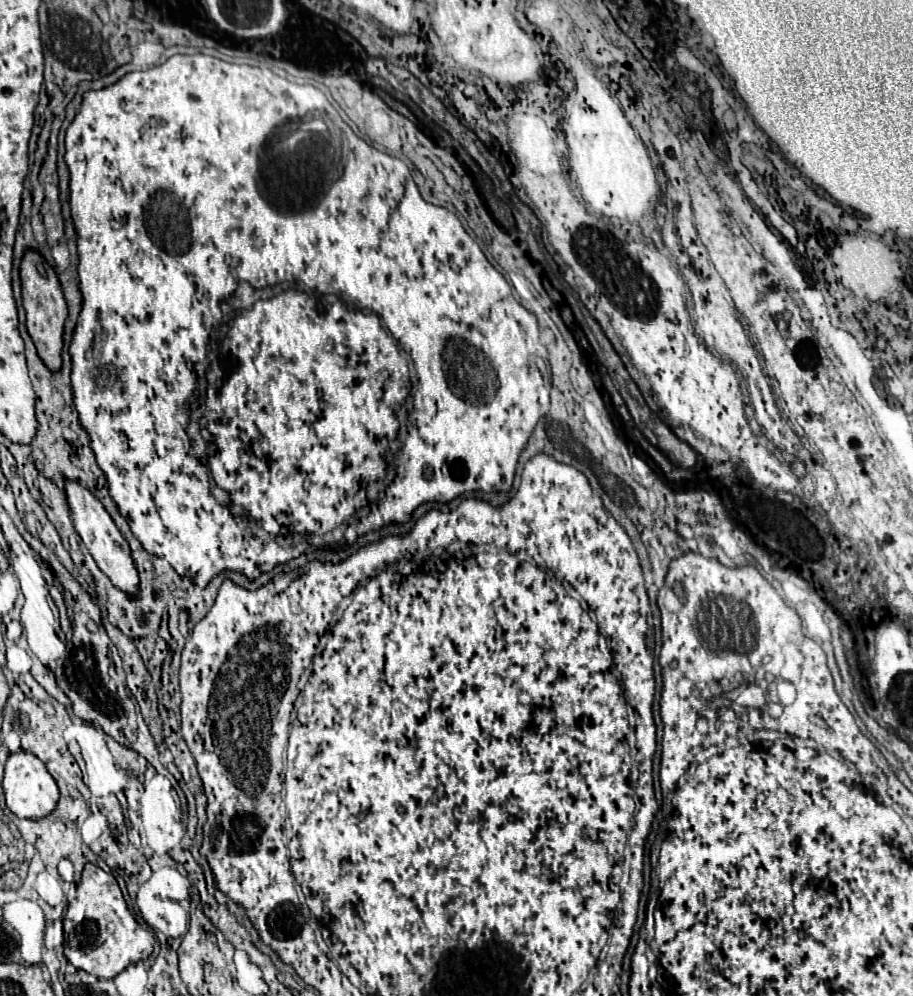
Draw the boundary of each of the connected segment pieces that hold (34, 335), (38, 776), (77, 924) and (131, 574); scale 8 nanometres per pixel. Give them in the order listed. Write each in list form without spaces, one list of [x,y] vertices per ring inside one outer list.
[[[26,252],[20,268],[22,276],[22,300],[26,310],[26,326],[28,334],[36,344],[38,356],[44,360],[50,372],[58,372],[62,368],[62,348],[64,348],[64,324],[68,320],[68,306],[58,282],[54,268],[38,254]]]
[[[16,752],[10,754],[6,768],[4,768],[4,794],[6,794],[6,806],[18,816],[18,818],[44,818],[48,816],[56,804],[58,804],[58,786],[56,780],[50,776],[50,772],[46,770],[44,762],[38,760],[38,756],[30,754],[30,752]]]
[[[88,862],[82,870],[78,894],[66,910],[64,944],[64,954],[72,966],[96,978],[114,978],[130,964],[148,960],[154,950],[154,936],[134,918],[116,878]]]
[[[74,482],[74,484],[64,484],[64,492],[66,492],[66,500],[72,508],[72,520],[76,526],[76,532],[80,534],[82,542],[86,544],[86,548],[90,550],[92,558],[96,560],[98,568],[112,580],[112,584],[122,590],[128,598],[138,598],[140,592],[140,578],[138,578],[138,570],[134,566],[134,560],[130,556],[130,548],[126,538],[120,534],[120,530],[116,528],[114,520],[110,518],[110,514],[106,512],[106,508],[100,504],[100,500],[82,484]]]

